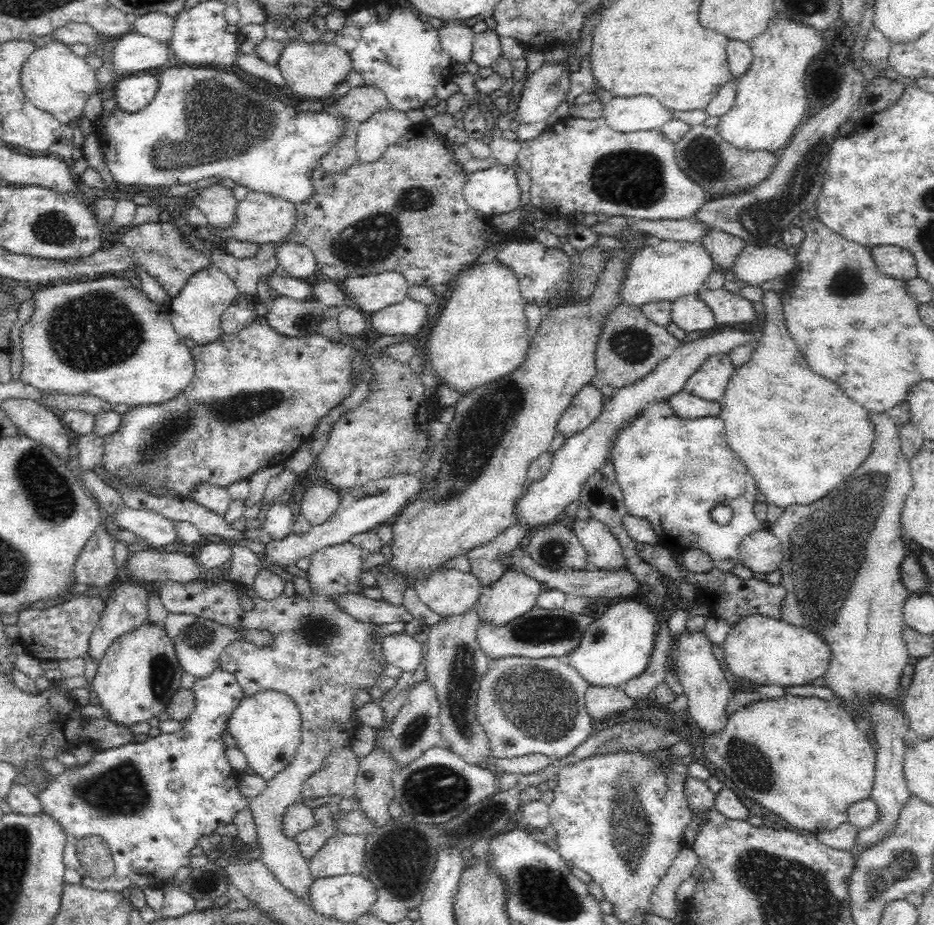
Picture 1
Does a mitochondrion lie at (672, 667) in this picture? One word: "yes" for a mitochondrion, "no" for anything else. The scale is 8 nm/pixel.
no

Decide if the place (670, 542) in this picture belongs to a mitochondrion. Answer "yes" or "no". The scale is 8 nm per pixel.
no

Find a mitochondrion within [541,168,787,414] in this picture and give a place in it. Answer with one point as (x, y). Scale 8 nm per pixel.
(634, 346)

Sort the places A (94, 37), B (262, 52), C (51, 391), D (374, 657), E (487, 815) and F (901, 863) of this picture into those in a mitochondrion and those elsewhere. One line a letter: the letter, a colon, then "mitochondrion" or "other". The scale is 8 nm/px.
A: other
B: other
C: other
D: other
E: mitochondrion
F: mitochondrion

